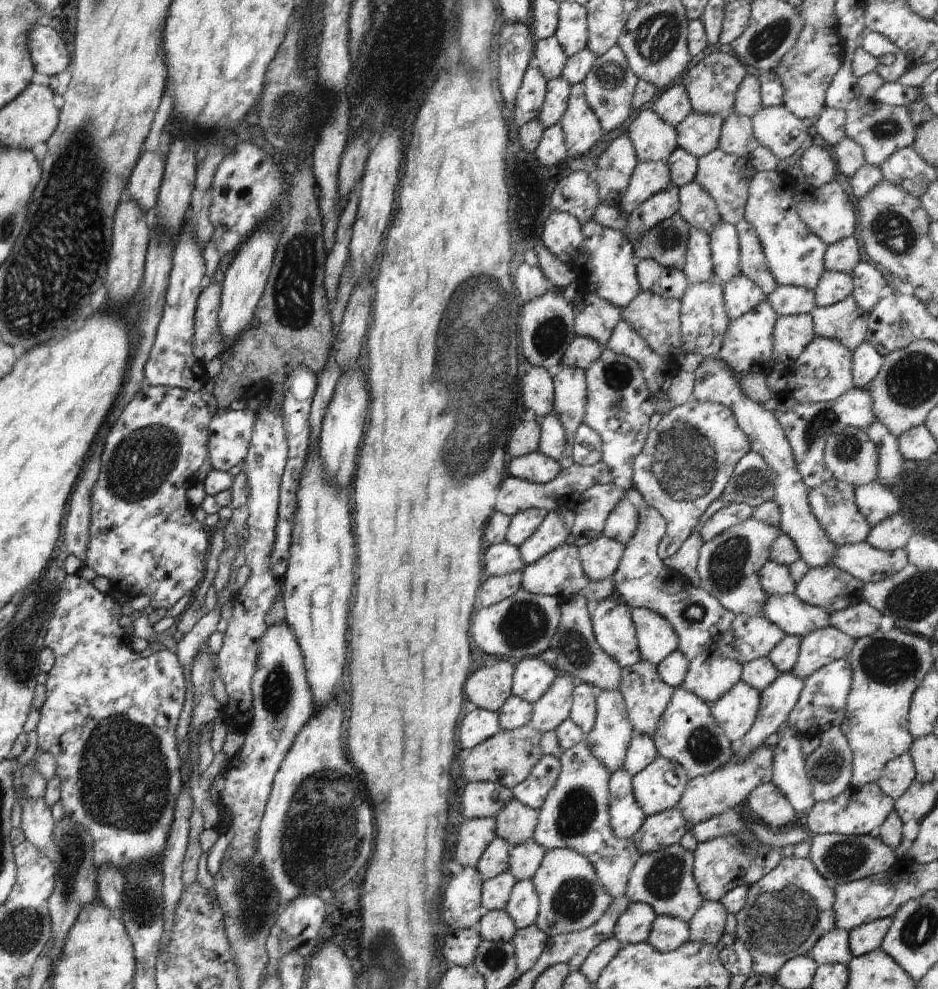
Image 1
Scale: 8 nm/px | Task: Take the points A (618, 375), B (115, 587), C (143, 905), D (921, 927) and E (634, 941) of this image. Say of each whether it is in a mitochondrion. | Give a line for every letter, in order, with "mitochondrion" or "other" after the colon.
A: mitochondrion
B: other
C: mitochondrion
D: mitochondrion
E: other

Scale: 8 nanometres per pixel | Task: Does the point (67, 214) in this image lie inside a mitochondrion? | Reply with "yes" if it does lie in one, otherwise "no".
yes

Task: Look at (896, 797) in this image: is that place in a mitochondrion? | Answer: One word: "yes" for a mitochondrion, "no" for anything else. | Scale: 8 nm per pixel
no

